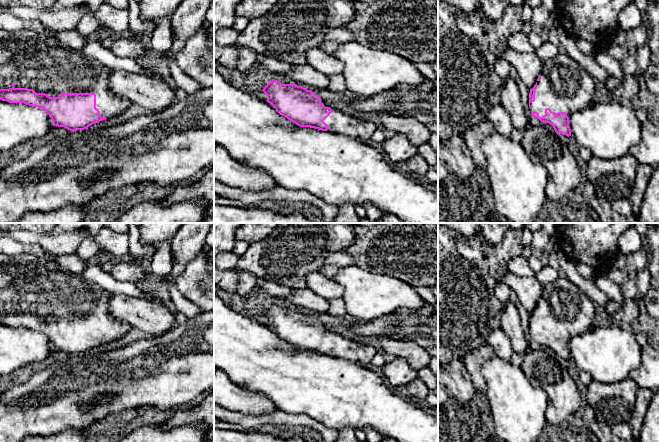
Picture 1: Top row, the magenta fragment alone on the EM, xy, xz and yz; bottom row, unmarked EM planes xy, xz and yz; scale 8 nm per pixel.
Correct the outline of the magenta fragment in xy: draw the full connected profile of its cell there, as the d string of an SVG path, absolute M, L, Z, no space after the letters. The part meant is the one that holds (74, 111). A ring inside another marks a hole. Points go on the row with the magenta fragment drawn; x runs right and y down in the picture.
M0 30L0 100L38 107L49 115L53 126L70 131L84 130L128 109L132 103L126 97L111 91L109 77L110 69L102 62L87 57L82 50L64 46L52 36L41 35L32 30Z

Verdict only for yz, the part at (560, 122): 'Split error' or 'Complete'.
Split error

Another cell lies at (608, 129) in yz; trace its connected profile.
M604 100L573 112L569 117L569 126L571 136L576 139L579 147L587 148L592 156L600 159L625 156L642 138L642 123L636 117L635 109L622 105L618 100Z

